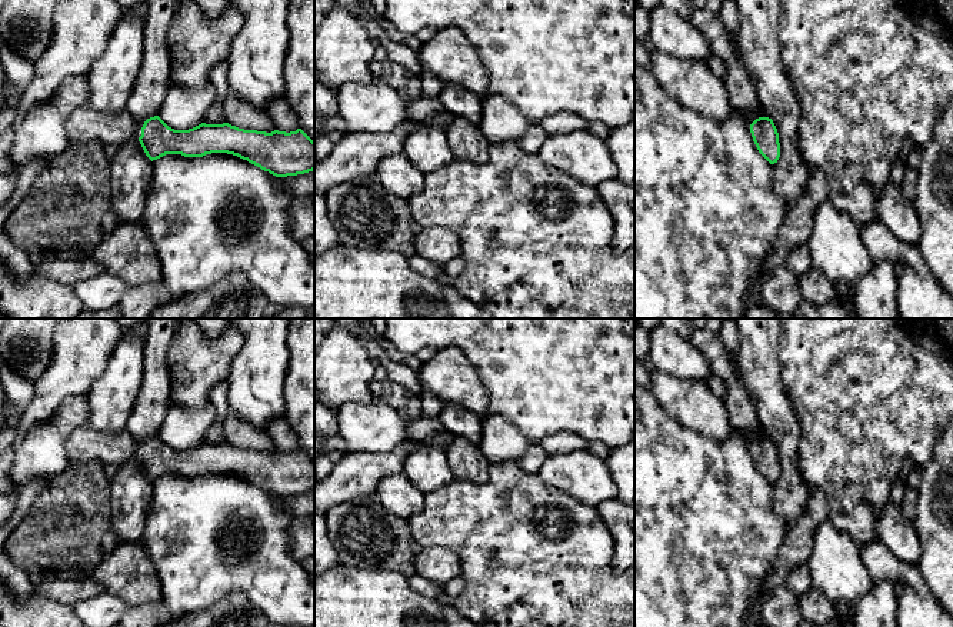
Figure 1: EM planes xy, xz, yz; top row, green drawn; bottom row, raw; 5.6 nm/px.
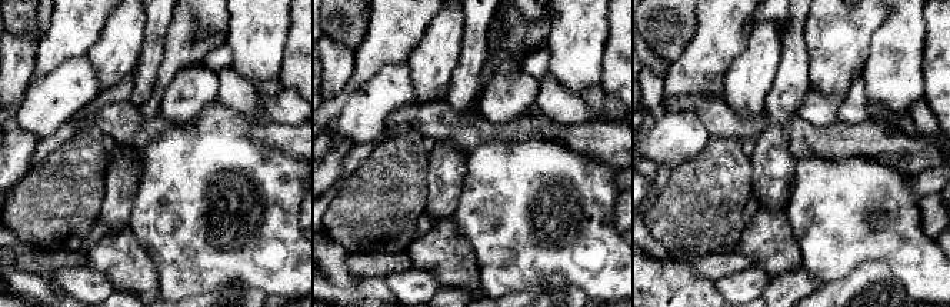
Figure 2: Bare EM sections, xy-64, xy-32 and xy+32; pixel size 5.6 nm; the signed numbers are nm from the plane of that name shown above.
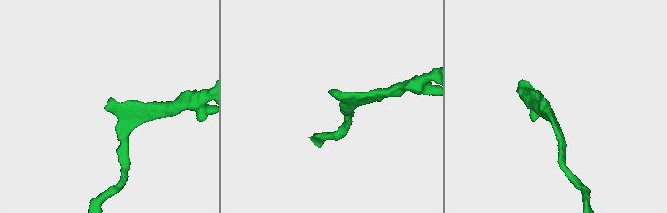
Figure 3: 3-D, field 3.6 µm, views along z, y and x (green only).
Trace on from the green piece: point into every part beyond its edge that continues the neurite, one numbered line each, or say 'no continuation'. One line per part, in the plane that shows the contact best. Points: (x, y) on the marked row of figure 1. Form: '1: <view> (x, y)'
1: xy (85, 124)

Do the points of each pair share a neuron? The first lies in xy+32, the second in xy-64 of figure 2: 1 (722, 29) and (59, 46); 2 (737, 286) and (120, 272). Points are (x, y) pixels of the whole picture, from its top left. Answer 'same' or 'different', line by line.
1: same
2: different

